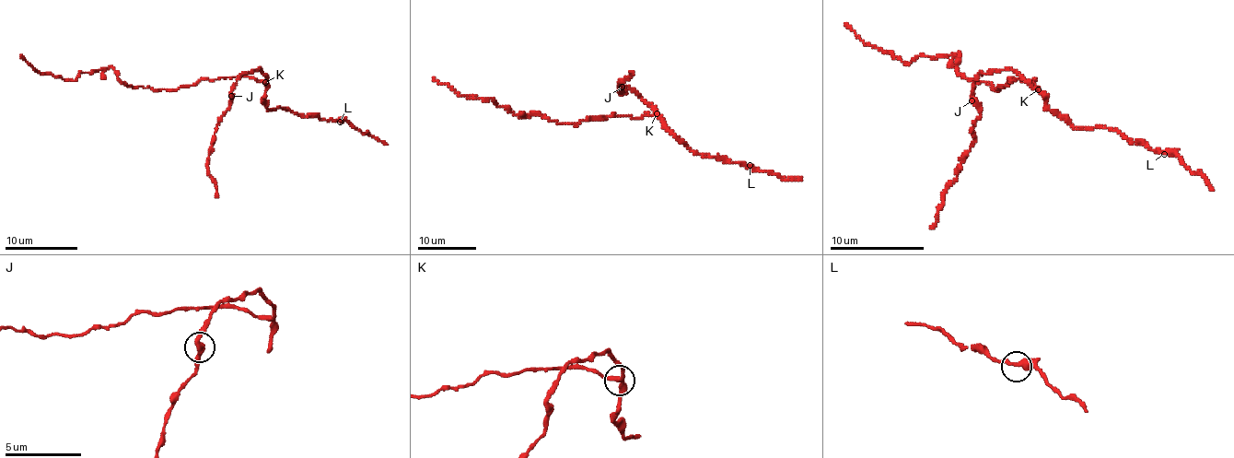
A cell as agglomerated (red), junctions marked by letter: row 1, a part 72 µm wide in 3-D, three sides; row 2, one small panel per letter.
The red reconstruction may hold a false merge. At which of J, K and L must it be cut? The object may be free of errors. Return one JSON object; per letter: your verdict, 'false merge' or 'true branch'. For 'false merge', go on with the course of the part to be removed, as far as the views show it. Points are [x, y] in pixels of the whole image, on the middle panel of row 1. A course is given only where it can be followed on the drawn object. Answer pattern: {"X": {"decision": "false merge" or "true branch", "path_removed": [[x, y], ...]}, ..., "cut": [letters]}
{"J": {"decision": "true branch"}, "K": {"decision": "false merge", "path_removed": [[657, 113], [552, 122], [499, 107], [494, 99], [462, 97], [433, 78]]}, "L": {"decision": "true branch"}, "cut": ["K"]}

